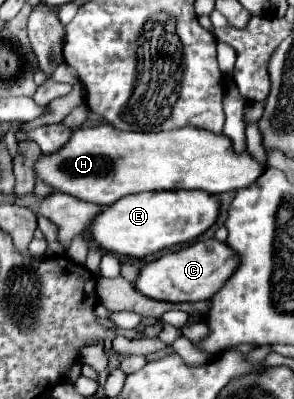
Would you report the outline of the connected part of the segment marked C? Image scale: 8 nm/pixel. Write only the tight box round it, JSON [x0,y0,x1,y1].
[134,238,240,302]

